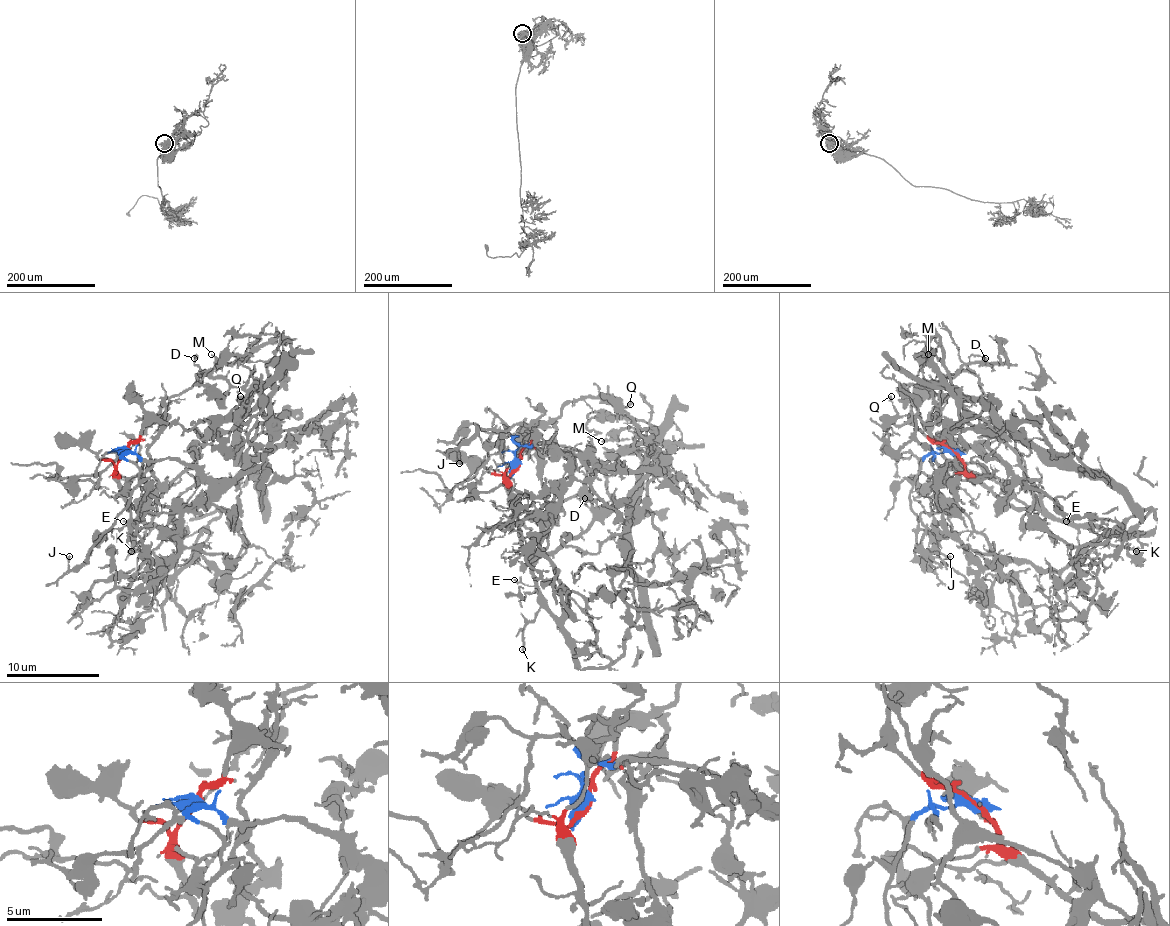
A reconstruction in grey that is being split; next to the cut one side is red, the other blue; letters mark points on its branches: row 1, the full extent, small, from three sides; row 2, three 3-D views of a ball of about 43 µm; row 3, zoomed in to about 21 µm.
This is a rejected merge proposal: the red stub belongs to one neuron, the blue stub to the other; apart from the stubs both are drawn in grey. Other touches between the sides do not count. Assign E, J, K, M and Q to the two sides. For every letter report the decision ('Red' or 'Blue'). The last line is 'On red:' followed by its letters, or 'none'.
E: Red
J: Blue
K: Red
M: Blue
Q: Red
On red: E, K, Q

